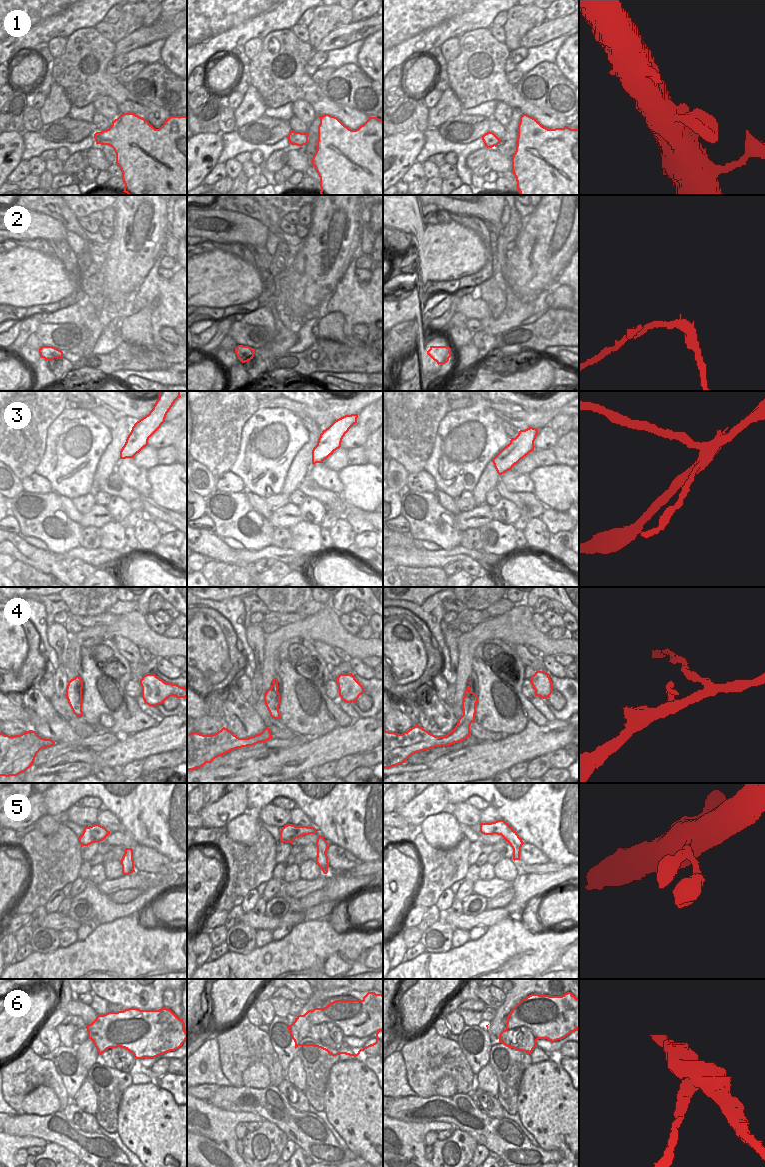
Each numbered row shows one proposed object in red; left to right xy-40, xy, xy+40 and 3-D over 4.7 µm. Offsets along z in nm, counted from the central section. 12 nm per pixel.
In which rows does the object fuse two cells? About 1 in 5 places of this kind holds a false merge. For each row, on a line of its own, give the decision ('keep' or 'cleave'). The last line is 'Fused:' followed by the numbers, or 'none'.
1: keep
2: cleave
3: cleave
4: keep
5: keep
6: cleave
Fused: 2, 3, 6

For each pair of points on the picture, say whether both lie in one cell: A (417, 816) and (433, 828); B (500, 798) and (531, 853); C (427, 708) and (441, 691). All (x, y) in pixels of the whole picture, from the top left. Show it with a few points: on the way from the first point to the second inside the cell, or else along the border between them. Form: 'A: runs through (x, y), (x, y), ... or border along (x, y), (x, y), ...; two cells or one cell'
A: border along (444, 810), (429, 815), (418, 827); two cells
B: border along (524, 842), (535, 845), (546, 856); two cells
C: border along (430, 689), (444, 700); two cells

